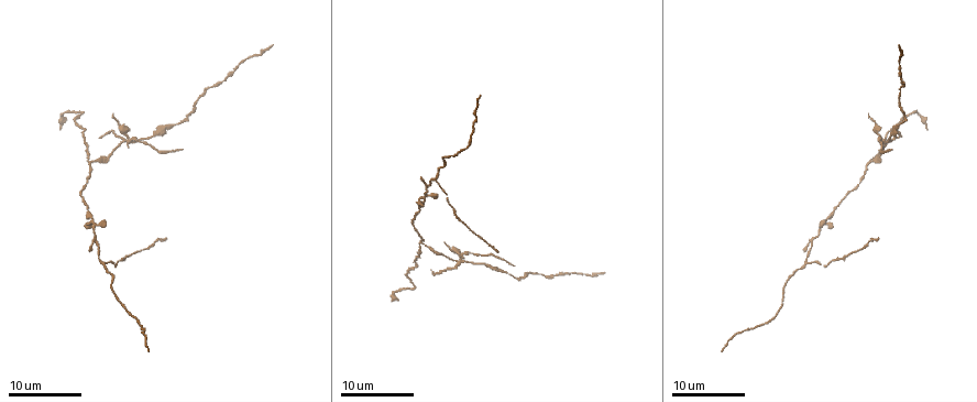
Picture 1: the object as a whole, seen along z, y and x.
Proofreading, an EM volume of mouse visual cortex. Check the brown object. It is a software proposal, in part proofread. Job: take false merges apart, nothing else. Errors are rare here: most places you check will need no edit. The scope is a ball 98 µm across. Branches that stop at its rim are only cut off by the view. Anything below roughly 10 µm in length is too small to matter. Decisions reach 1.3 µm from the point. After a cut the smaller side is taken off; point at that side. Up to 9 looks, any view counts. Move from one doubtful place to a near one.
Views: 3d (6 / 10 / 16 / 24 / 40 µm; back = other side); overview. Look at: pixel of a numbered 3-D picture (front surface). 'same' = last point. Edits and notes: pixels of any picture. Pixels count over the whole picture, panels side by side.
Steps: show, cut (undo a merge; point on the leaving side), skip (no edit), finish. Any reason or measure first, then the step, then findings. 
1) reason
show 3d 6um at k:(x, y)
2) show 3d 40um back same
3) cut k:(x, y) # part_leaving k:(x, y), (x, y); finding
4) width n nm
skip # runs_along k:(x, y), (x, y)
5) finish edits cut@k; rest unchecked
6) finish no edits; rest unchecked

abrupt turn
show 3d 16um at 1:(911, 114)

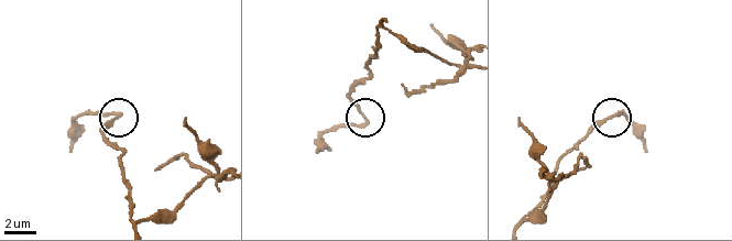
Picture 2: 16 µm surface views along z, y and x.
show 3d 6um at 2:(363, 113)

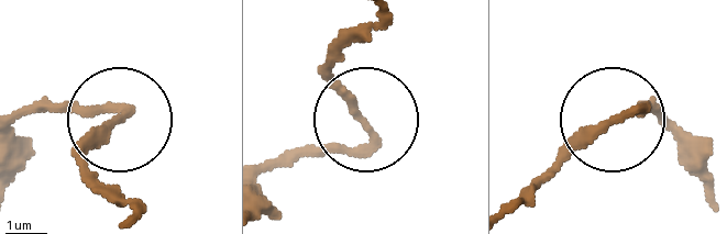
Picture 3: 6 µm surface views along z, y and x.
skip # runs_along 3:(128, 207), (89, 154), (118, 115), (30, 109); continuous, no second cell

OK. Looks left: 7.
small branch off a trunk
show 3d 16um at 1:(130, 140)

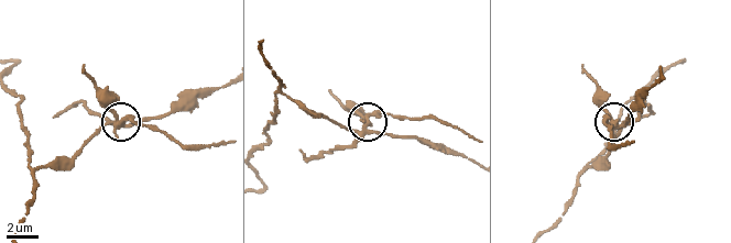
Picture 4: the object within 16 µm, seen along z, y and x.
show 3d 6um at 4:(611, 121)

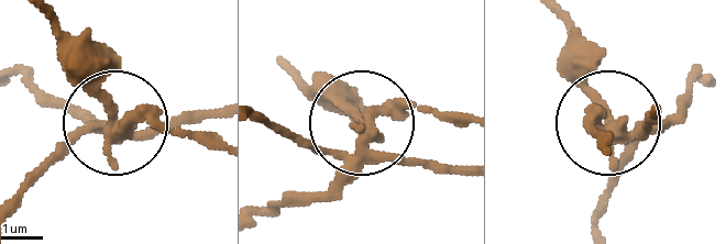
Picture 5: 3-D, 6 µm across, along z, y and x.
cut 5:(67, 111) # two cells meet here

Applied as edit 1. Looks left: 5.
three arms meet
show 3d 16um at 1:(868, 163)

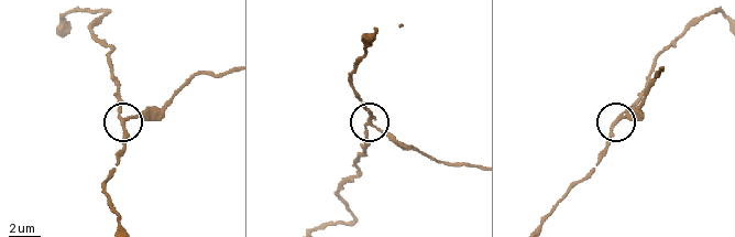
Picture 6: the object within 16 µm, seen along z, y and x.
show 3d 10um at 6:(124, 118)

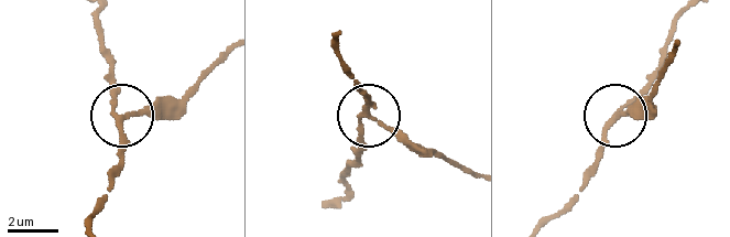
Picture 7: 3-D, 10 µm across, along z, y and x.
skip # all the same cell

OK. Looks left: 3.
thick turns thin
show 3d 24um at 1:(95, 223)

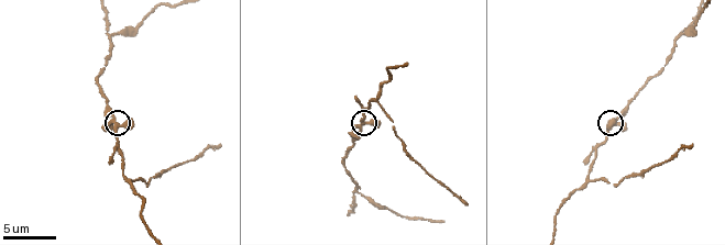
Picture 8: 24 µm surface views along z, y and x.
show 3d 6um at 8:(360, 123)

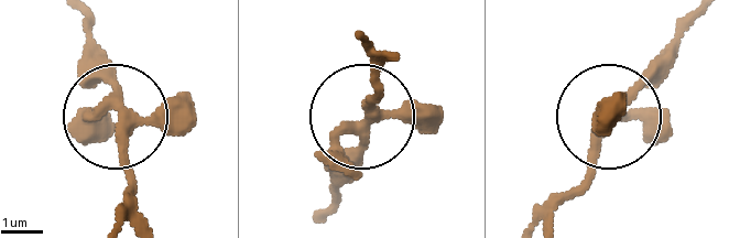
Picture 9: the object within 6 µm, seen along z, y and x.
arms 4
skip # runs_along 9:(86, 17), (89, 58), (118, 100), (128, 216); continuous, no second cell

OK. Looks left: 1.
finish edits cut@5; rest unchecked

